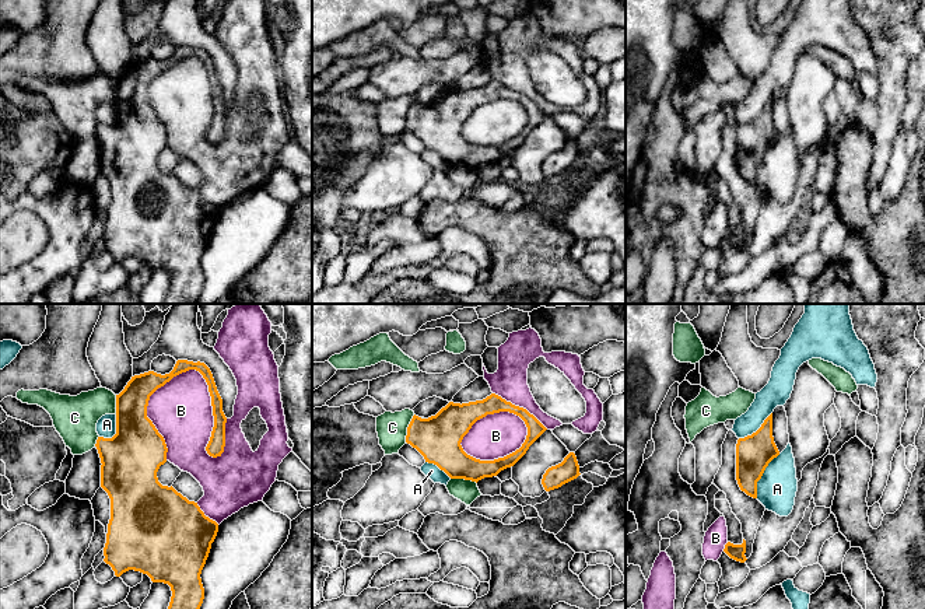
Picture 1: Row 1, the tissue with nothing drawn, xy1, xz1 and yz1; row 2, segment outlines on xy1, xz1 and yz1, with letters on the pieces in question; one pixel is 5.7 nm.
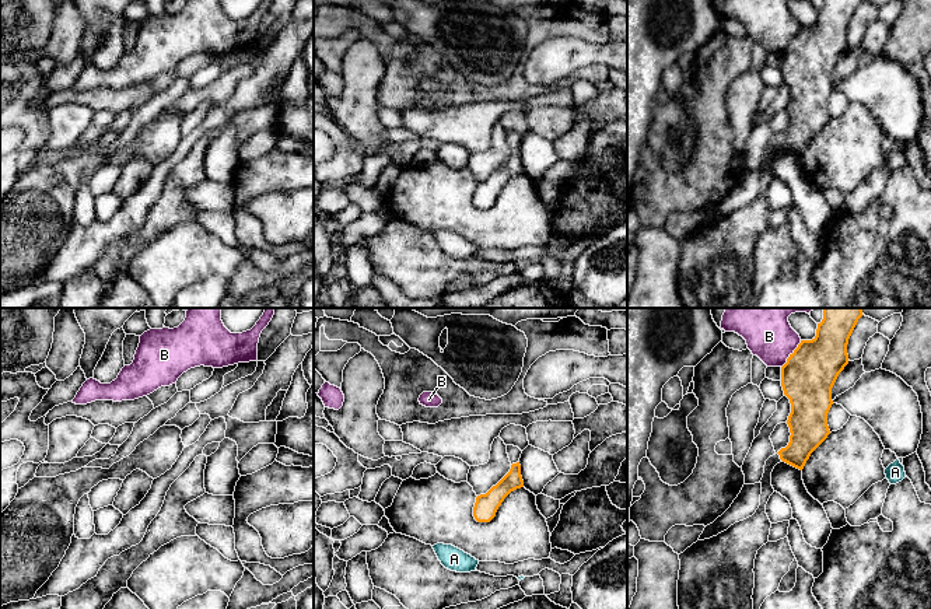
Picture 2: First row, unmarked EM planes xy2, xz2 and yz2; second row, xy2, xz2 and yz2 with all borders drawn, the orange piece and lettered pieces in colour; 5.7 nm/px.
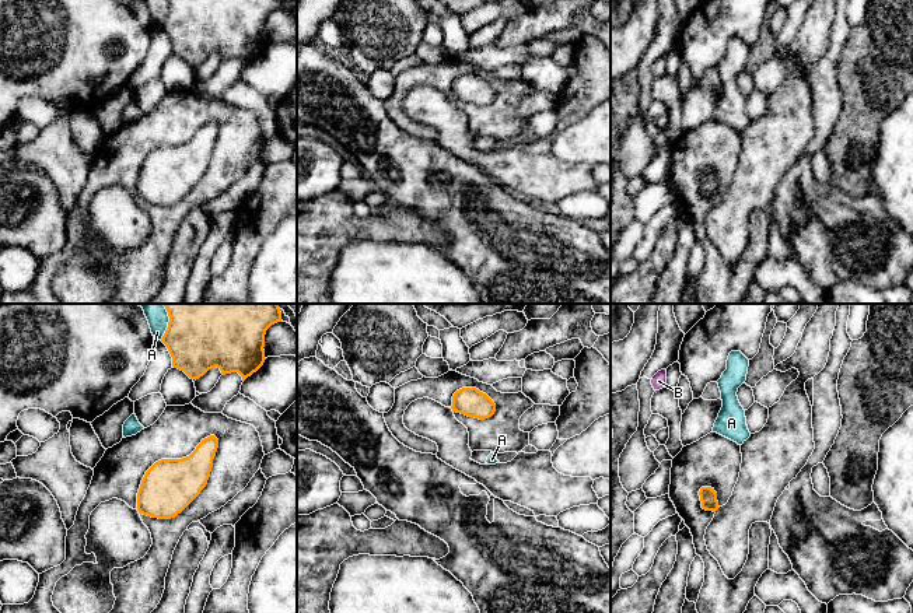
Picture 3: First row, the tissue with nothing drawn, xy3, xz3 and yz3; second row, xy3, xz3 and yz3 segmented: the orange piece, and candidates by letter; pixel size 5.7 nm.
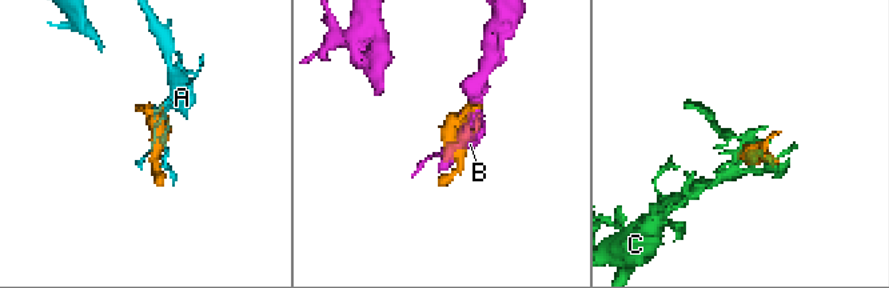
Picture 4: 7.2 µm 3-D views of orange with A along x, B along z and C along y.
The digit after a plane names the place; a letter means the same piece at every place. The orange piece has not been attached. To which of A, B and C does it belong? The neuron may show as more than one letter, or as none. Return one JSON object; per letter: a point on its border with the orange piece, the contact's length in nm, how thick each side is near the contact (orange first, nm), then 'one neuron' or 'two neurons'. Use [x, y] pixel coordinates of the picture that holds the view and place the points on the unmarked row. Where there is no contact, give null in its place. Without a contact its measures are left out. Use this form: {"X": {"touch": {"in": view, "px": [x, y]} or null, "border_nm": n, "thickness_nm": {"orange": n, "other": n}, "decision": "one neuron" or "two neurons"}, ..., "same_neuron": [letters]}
{"A": {"touch": {"in": "yz1", "px": [761, 161]}, "border_nm": 300, "thickness_nm": {"orange": 200, "other": 220}, "decision": "two neurons"}, "B": {"touch": {"in": "xy1", "px": [147, 91]}, "border_nm": 550, "thickness_nm": {"orange": 300, "other": 360}, "decision": "two neurons"}, "C": {"touch": {"in": "xz1", "px": [407, 115]}, "border_nm": 170, "thickness_nm": {"orange": 260, "other": 180}, "decision": "two neurons"}, "same_neuron": []}

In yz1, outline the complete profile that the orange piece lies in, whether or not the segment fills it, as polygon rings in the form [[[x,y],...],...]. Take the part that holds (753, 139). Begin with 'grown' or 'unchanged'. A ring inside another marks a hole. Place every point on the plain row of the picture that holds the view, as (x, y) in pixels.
unchanged; [[[772,99],[761,113],[736,130],[736,167],[742,178],[757,185],[757,168],[768,150],[779,141],[772,123]]]

